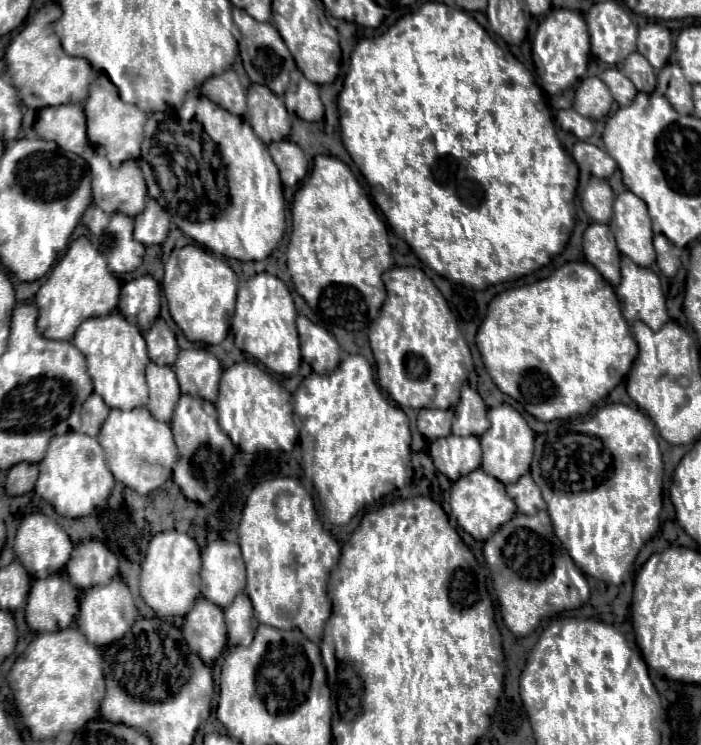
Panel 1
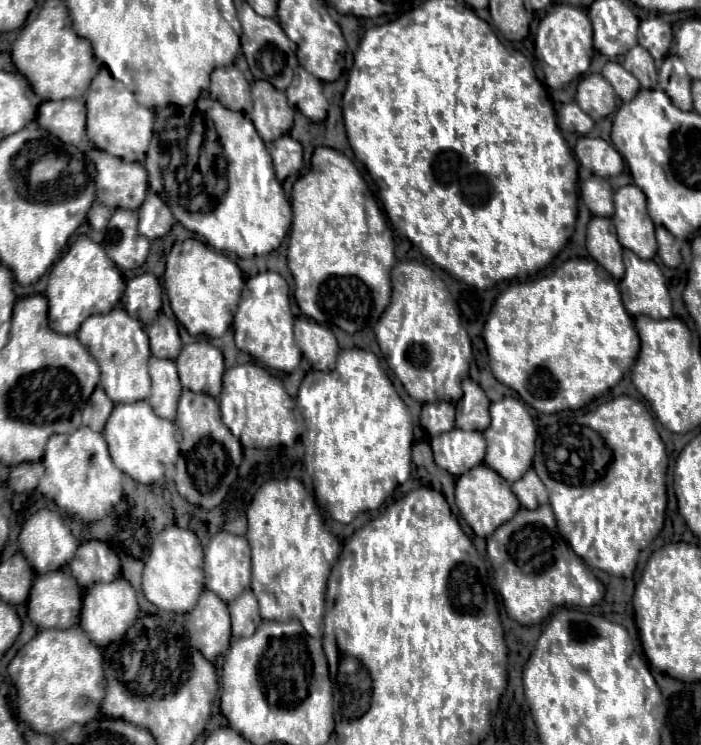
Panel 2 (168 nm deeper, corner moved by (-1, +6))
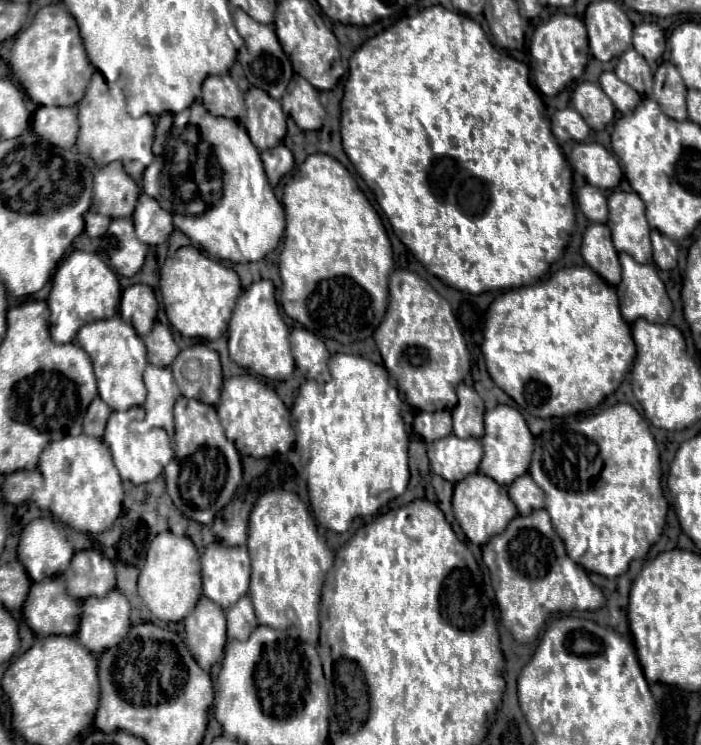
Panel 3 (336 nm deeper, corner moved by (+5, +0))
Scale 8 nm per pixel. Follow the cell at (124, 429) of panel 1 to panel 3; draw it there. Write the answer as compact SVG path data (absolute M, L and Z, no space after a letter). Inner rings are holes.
M129 408L125 412L113 412L103 442L109 446L115 466L123 480L131 480L133 484L147 484L155 480L163 468L173 460L173 448L167 432L163 428L149 428L145 424L145 410L143 408Z

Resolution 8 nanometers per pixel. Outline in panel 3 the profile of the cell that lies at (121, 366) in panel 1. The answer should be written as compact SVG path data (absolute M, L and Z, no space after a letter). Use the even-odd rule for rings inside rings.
M119 316L109 320L97 320L83 326L77 334L77 344L91 356L99 398L107 402L113 410L129 410L131 406L141 406L145 402L145 384L143 384L143 370L147 366L147 352L143 338L135 334L133 326L127 326Z

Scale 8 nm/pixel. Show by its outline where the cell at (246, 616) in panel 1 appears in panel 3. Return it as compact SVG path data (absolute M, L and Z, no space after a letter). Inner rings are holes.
M243 596L235 606L227 610L227 638L247 640L251 630L255 630L257 618L249 596Z

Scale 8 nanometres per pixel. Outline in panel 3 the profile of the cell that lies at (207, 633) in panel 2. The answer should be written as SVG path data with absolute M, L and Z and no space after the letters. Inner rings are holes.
M201 598L195 610L183 620L185 624L185 644L191 650L193 658L203 666L203 670L211 670L215 662L223 658L225 646L225 612L221 606L211 602L209 598Z

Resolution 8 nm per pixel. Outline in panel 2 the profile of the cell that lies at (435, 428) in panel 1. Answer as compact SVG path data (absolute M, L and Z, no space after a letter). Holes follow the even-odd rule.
M449 402L425 404L421 410L421 426L429 432L429 436L439 436L441 432L453 430L453 422L455 406Z

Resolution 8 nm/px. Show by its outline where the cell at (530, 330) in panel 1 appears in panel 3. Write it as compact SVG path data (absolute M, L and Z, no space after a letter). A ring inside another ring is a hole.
M587 266L563 268L541 283L508 289L497 296L487 312L481 350L493 382L537 418L571 416L595 408L619 388L635 358L631 326L619 312L615 288L607 286Z

